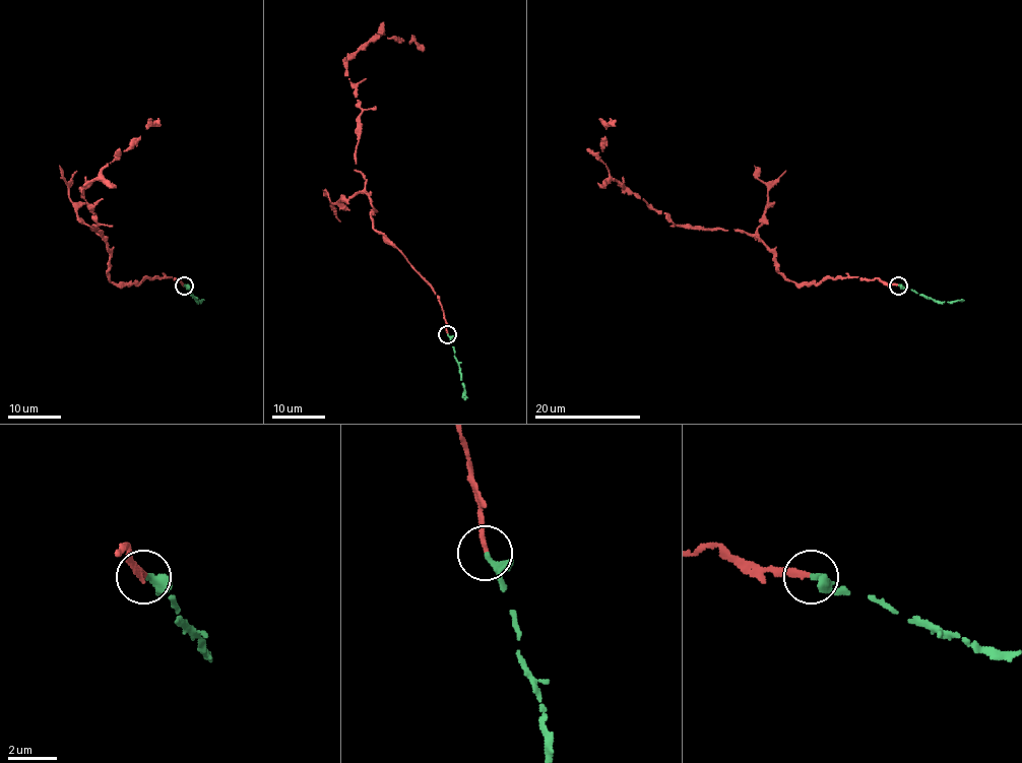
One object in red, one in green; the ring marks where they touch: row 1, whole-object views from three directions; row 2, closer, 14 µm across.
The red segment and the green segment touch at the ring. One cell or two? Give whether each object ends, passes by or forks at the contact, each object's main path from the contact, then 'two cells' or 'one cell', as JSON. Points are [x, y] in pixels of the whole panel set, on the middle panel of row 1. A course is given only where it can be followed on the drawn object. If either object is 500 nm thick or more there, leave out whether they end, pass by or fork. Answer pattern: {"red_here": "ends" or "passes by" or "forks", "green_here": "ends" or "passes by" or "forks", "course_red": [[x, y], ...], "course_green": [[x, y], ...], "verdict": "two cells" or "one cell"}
{"red_here": "ends", "green_here": "passes by", "course_red": [[447, 333], [434, 289], [376, 231], [355, 170], [362, 110], [347, 61], [383, 33], [423, 52]], "course_green": [[447, 333], [461, 375], [465, 400]], "verdict": "one cell"}

